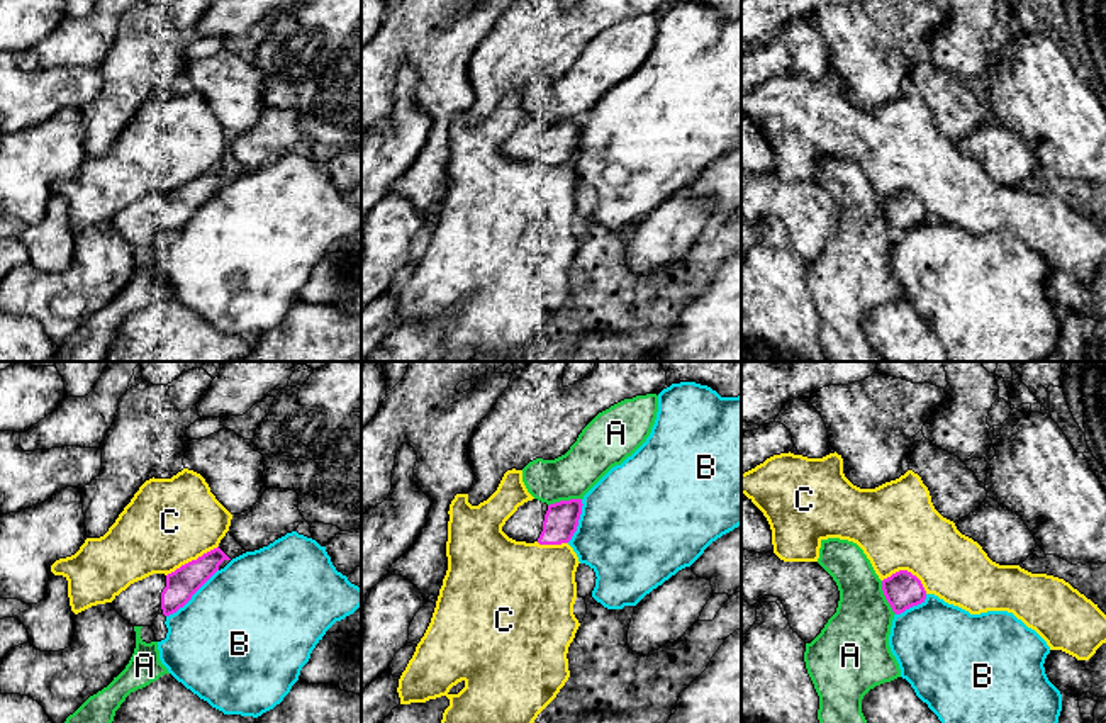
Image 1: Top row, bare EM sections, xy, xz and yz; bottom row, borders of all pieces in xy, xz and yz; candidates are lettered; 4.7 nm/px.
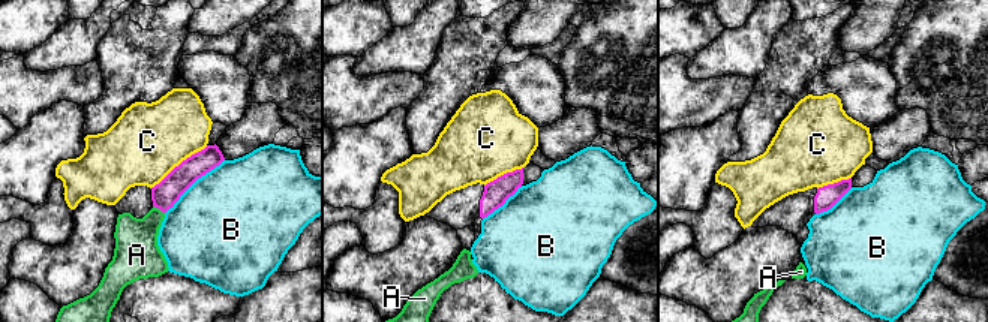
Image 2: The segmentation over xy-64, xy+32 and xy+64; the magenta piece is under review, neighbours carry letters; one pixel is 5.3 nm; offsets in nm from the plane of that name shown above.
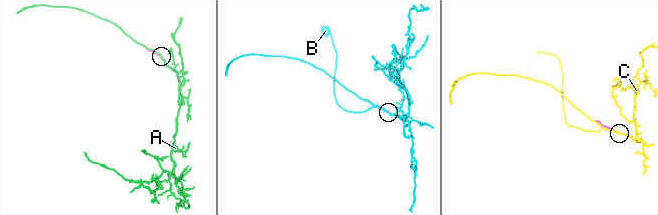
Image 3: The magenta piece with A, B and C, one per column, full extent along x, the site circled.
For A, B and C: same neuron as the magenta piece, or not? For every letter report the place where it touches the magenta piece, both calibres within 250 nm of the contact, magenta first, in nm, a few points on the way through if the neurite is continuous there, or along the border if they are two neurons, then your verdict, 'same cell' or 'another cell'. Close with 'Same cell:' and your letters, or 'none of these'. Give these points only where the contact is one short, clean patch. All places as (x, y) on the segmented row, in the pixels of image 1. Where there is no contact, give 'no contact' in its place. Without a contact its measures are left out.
A: meets magenta in xz at (564, 501); 160 nm thick on the magenta side, 220 nm on the other; another cell
B: meets magenta in xy at (192, 594); 150 nm thick on the magenta side, 500 nm on the other; another cell
C: meets magenta in xy at (192, 560); 150 nm thick on the magenta side, 420 nm on the other; another cell
Same cell: none of these

